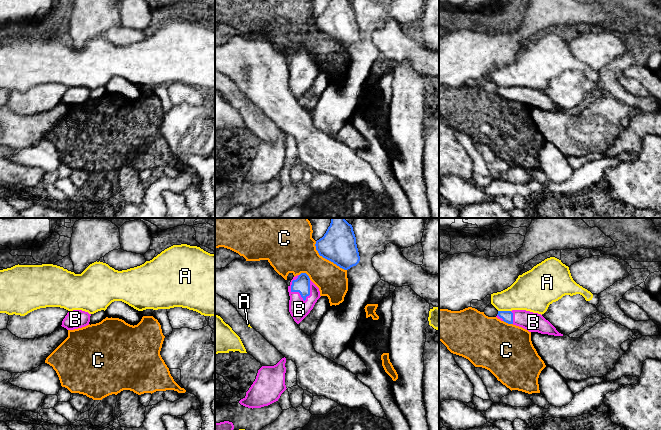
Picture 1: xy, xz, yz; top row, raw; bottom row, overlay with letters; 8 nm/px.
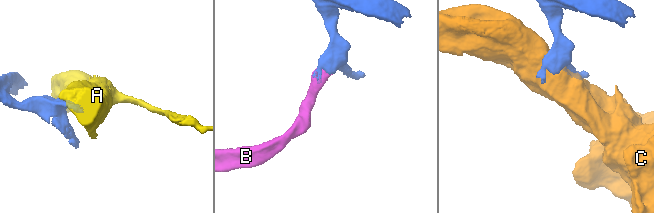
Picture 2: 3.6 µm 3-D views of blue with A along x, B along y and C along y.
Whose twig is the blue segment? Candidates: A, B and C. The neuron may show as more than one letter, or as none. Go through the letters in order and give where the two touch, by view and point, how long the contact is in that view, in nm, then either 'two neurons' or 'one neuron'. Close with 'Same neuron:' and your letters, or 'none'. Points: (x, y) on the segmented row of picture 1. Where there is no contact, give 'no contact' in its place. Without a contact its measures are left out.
A: contact yz (504, 311); length 100 nm; two neurons
B: contact xz (291, 290); length 220 nm; one neuron
C: contact xz (326, 258); length 340 nm; two neurons
Same neuron: B

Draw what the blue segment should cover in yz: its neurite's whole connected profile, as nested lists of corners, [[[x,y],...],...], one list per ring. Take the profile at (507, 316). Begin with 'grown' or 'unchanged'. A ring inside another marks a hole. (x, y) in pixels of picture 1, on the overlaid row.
grown; [[[526,310],[498,311],[496,317],[508,324],[522,327],[529,332],[563,336],[548,320],[538,313]]]

